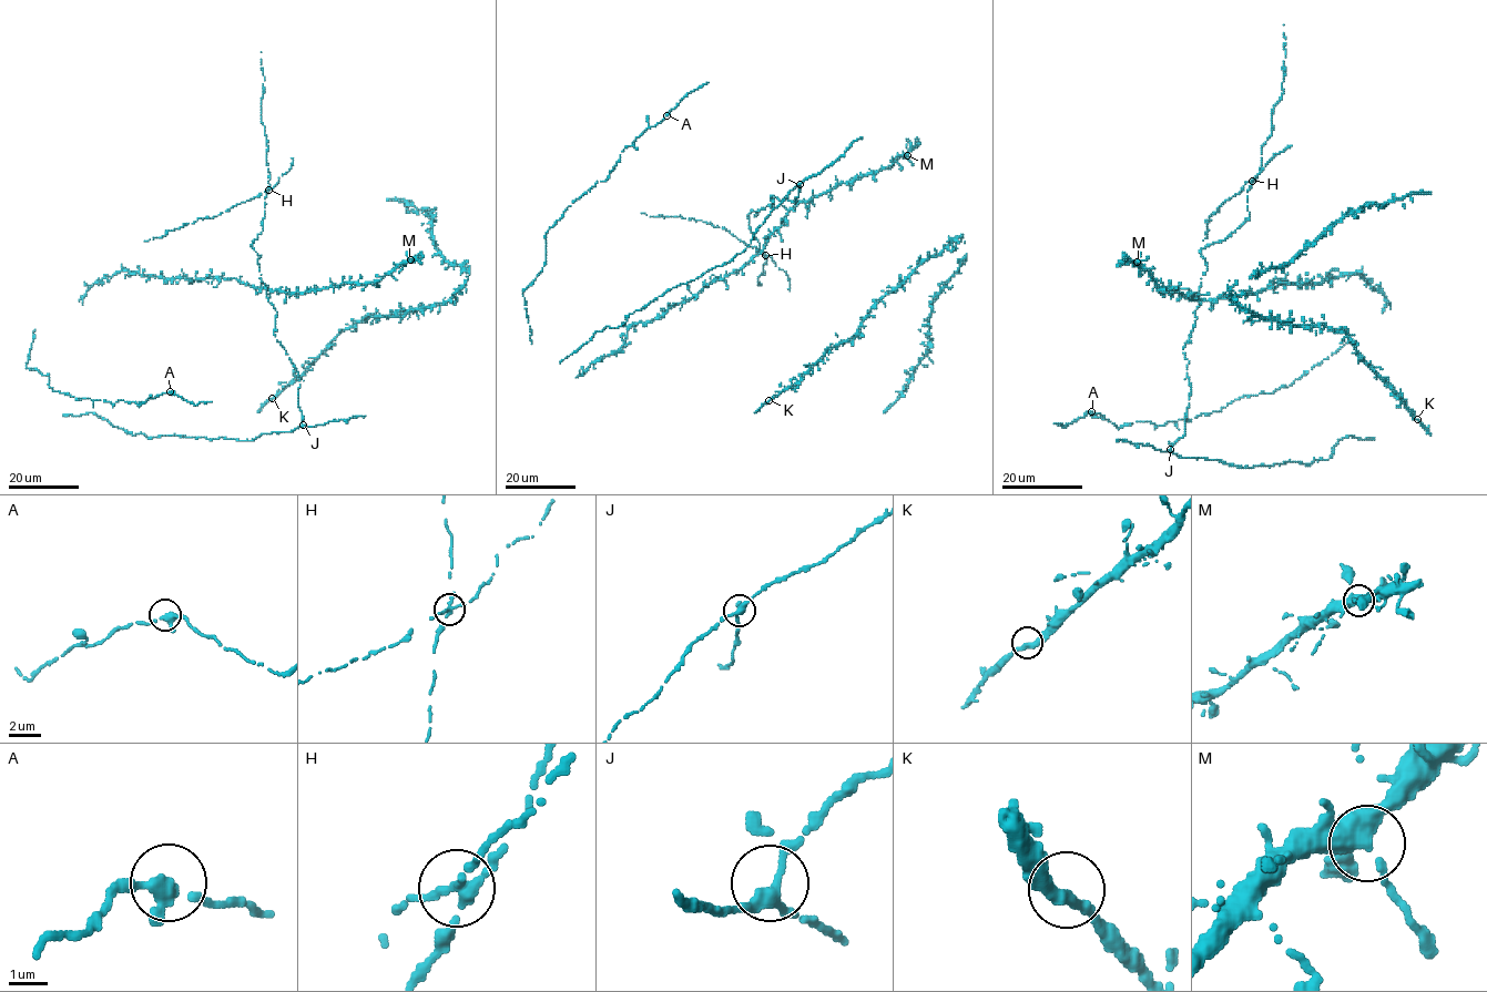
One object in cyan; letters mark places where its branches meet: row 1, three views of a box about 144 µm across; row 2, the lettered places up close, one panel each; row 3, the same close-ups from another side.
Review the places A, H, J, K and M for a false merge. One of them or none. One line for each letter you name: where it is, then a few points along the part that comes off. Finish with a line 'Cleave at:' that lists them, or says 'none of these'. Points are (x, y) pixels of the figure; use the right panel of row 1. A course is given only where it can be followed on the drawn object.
H: (1252, 181) | (1252, 181), (1244, 183), (1242, 192), (1210, 215), (1203, 241)
Cleave at: H

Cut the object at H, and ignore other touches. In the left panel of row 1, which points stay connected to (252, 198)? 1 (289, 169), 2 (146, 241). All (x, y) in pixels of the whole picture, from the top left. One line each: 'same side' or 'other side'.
1: same side
2: same side

